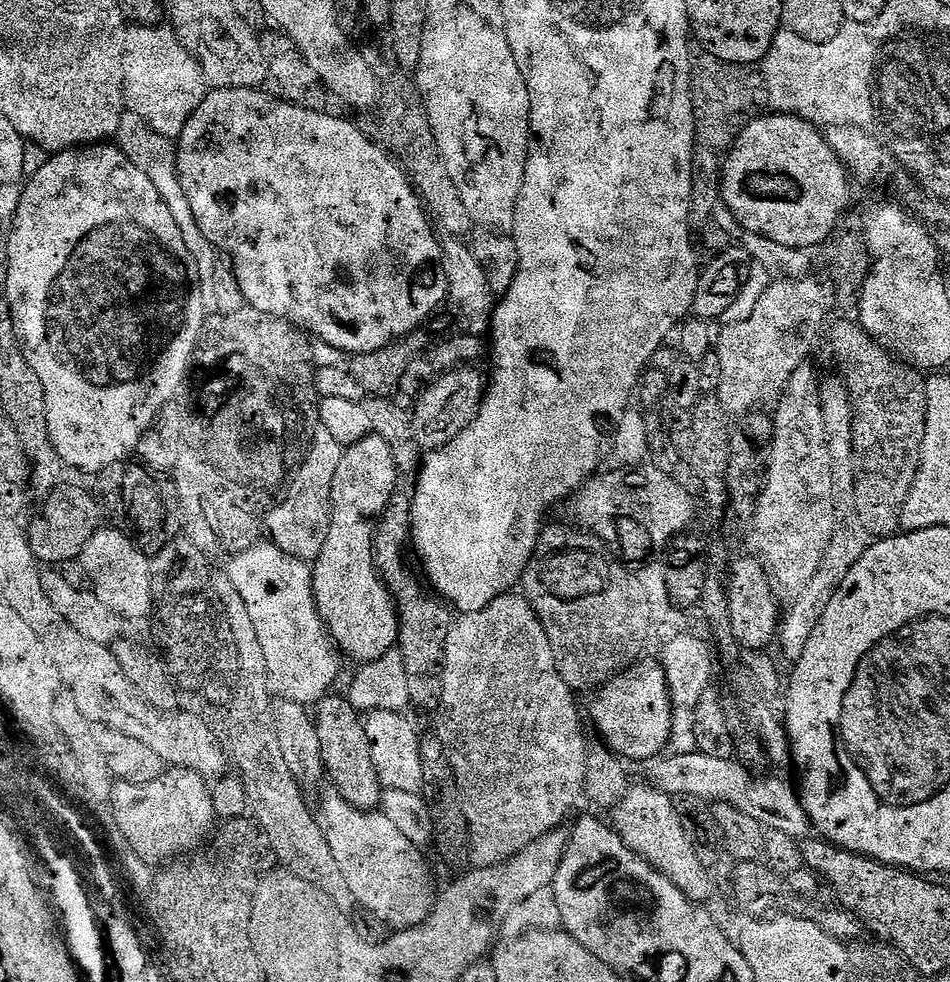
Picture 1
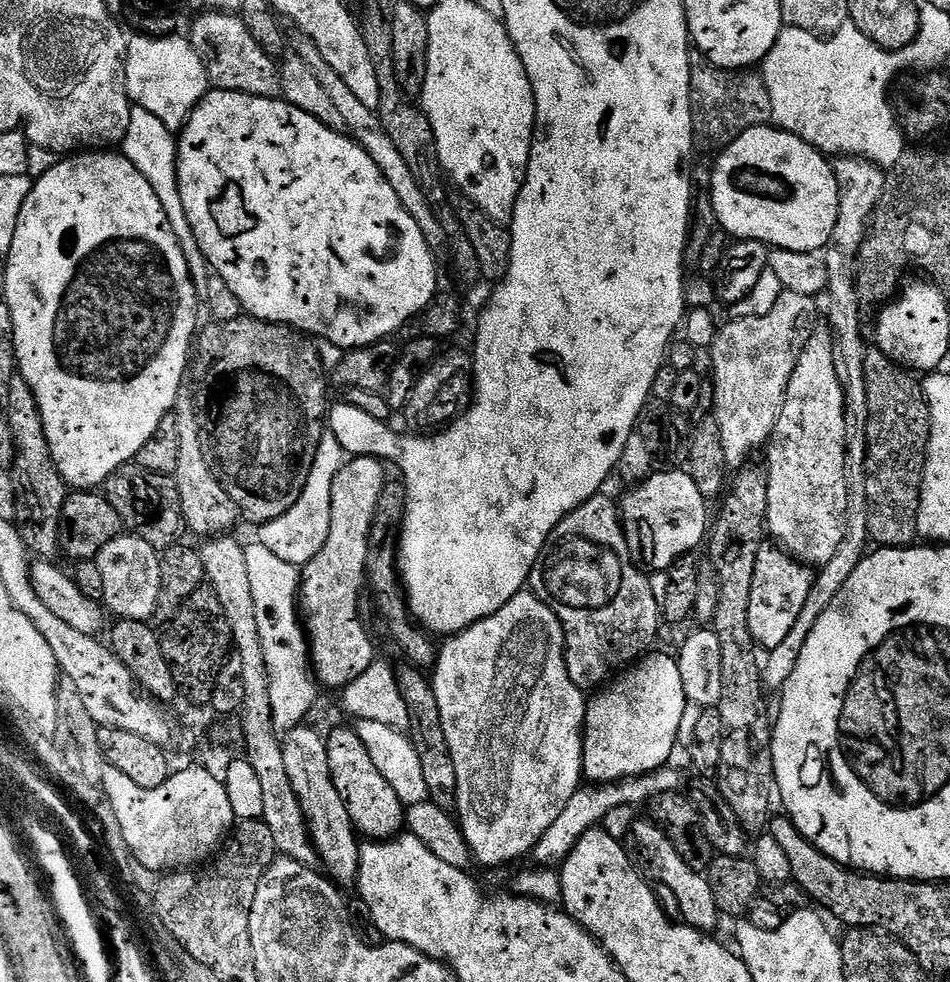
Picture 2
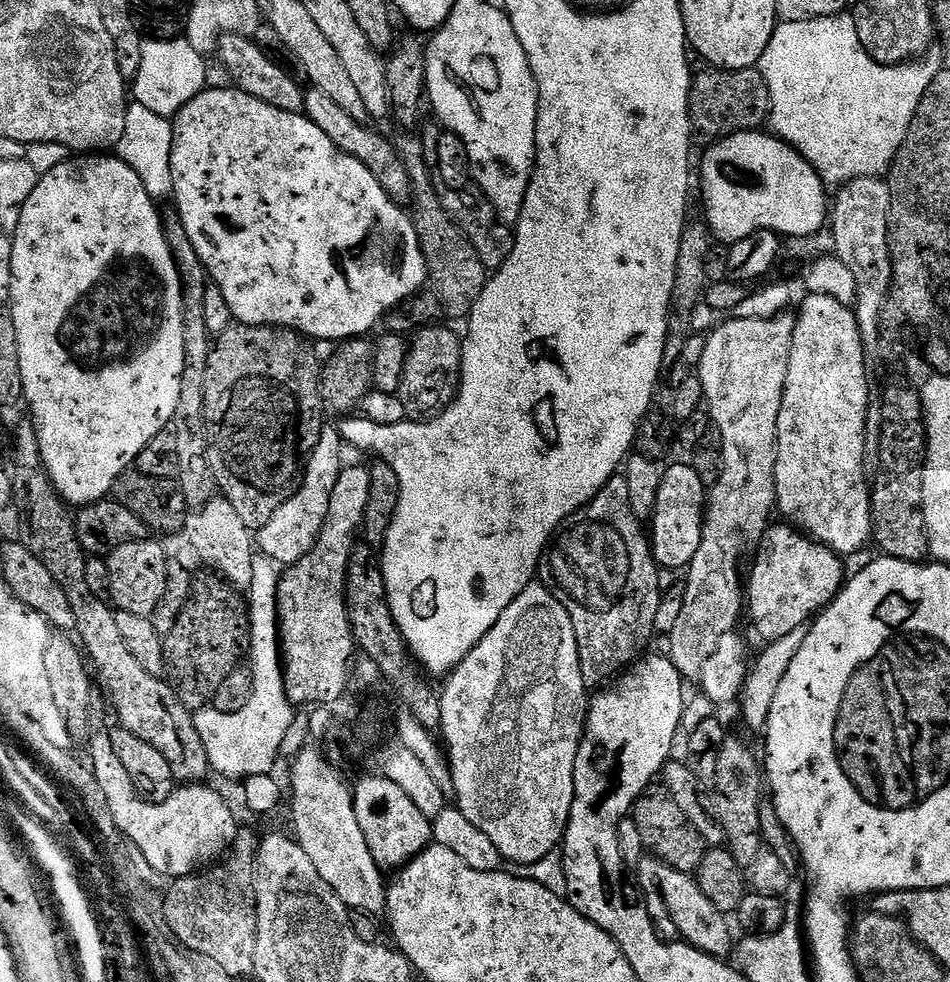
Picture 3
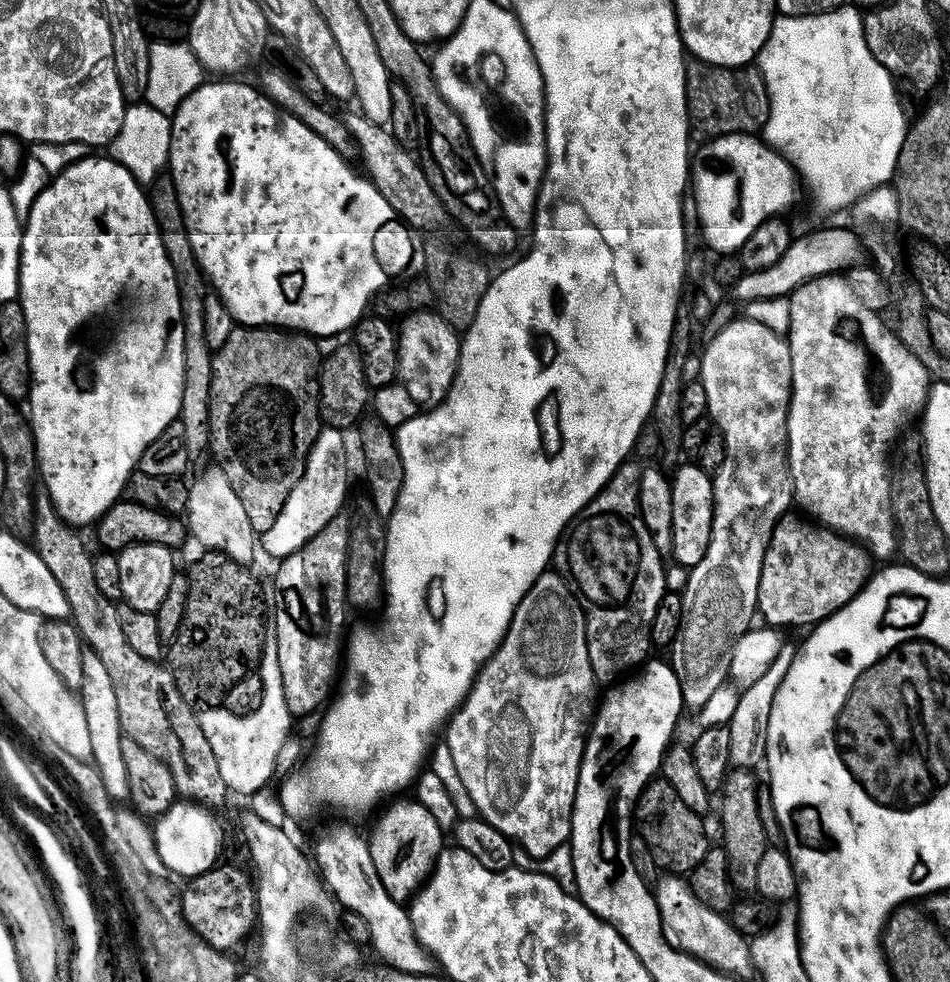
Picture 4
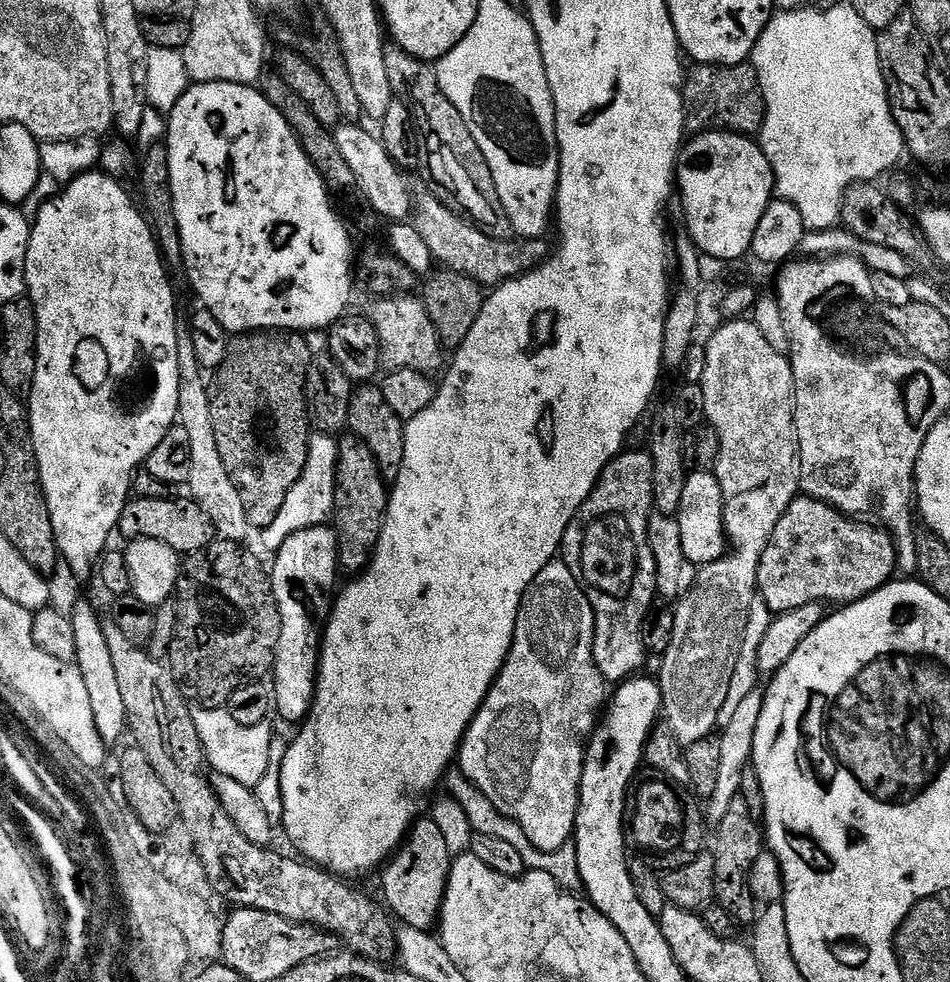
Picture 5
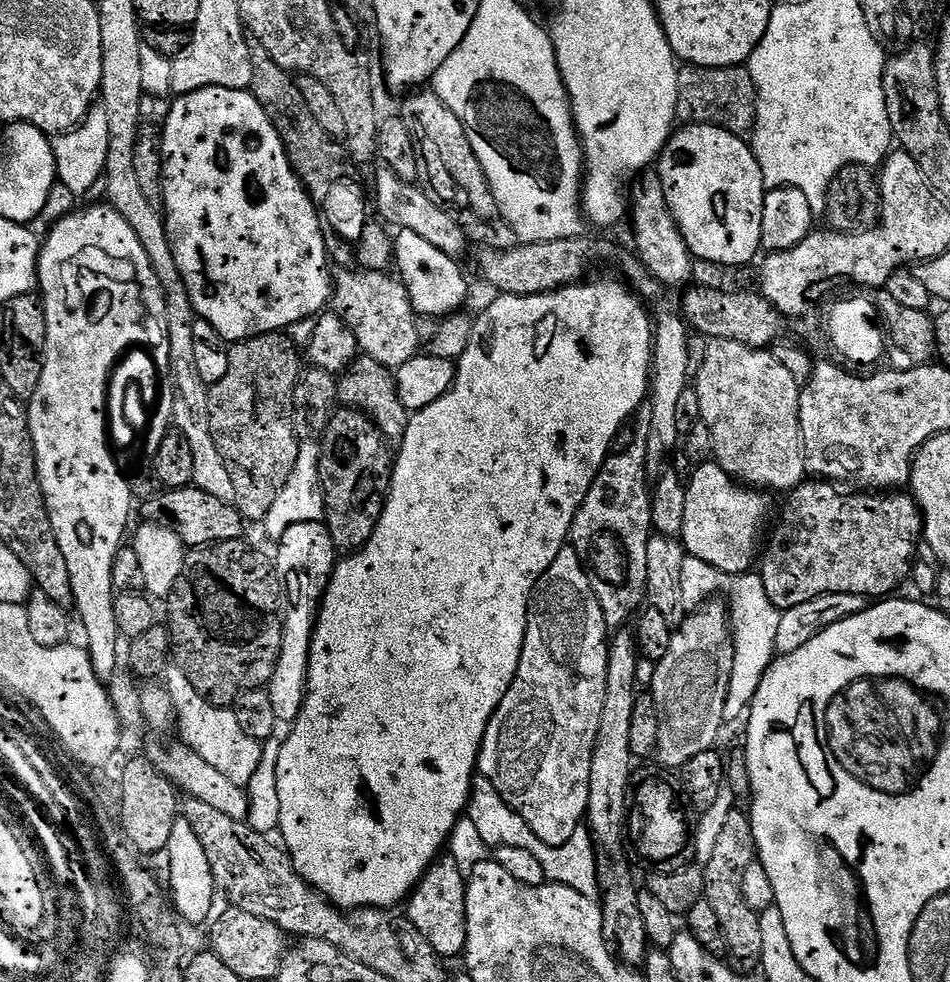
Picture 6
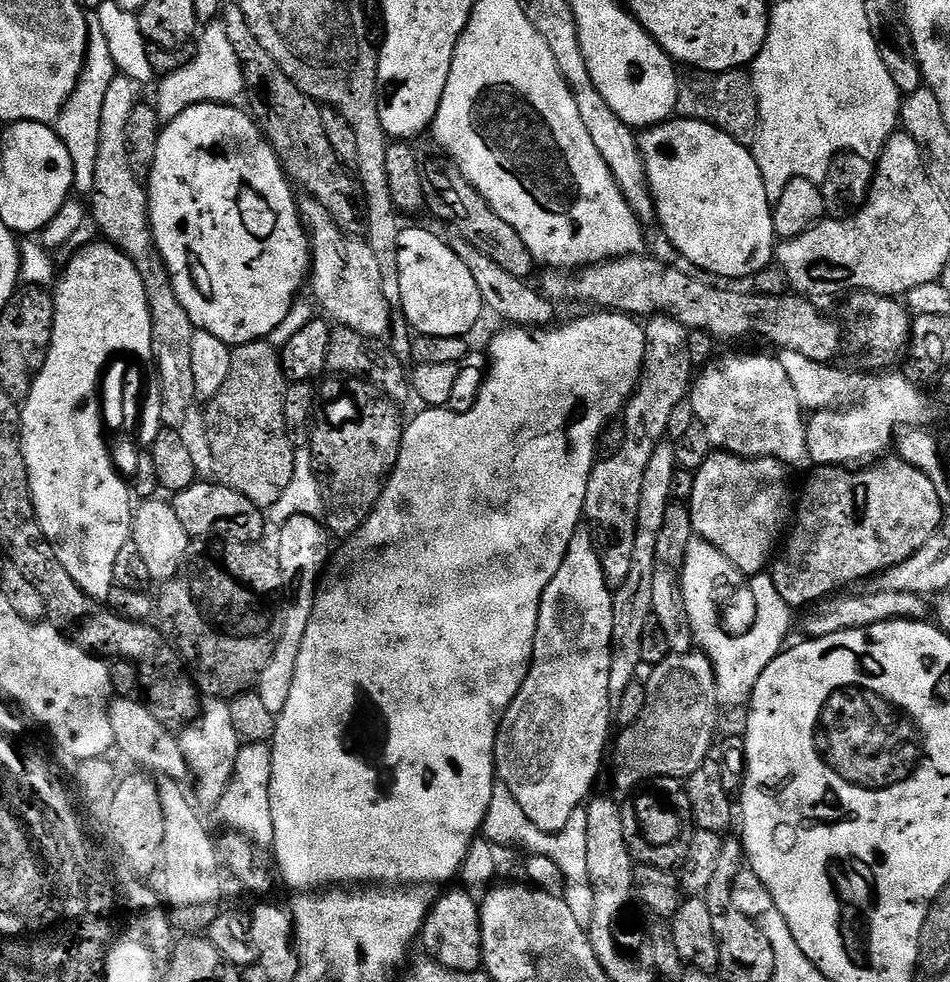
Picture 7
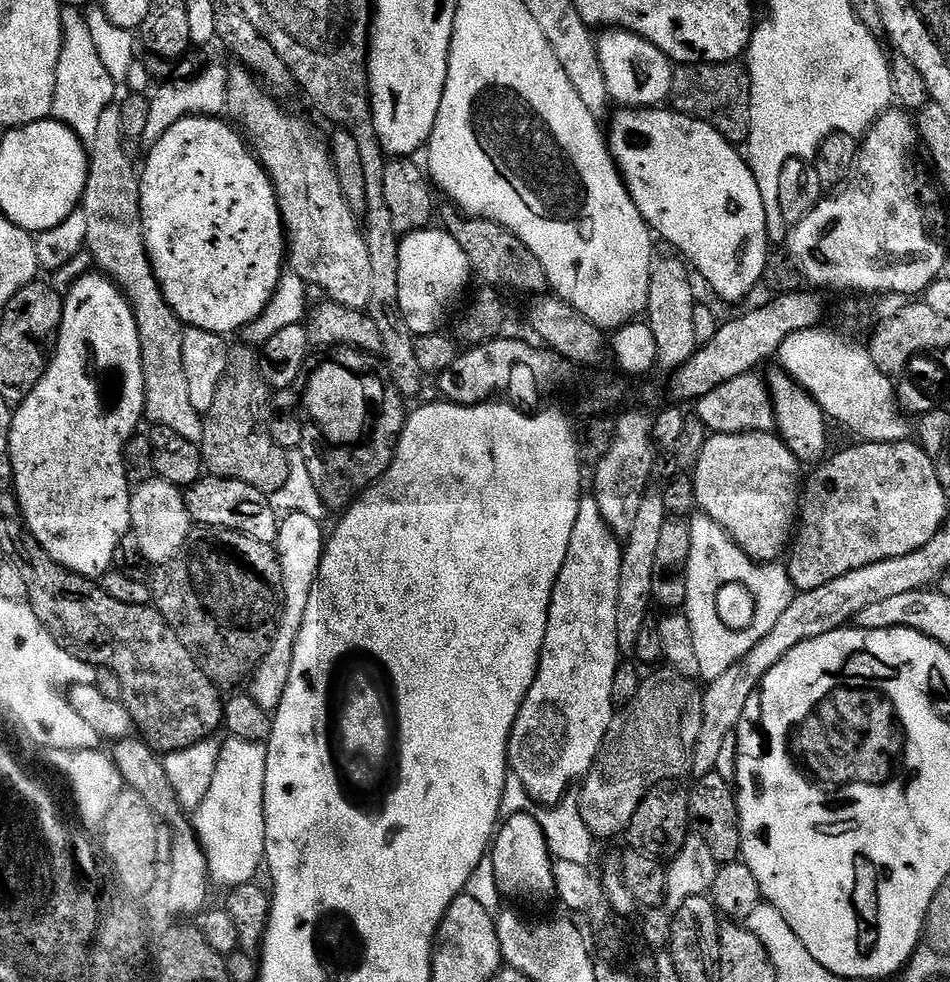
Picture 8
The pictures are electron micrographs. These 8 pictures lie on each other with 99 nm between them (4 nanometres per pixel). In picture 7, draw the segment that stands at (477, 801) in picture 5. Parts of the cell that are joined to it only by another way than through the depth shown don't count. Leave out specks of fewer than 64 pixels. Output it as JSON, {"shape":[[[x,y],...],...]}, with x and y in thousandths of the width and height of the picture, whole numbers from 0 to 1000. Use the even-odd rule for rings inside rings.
{"shape":[[[522,796],[518,800],[516,821],[509,830],[507,844],[508,850],[519,862],[527,862],[526,859],[533,858],[534,855],[540,855],[541,858],[557,864],[557,869],[581,875],[594,892],[592,914],[596,923],[600,923],[608,943],[616,946],[625,935],[625,906],[621,898],[621,886],[617,886],[618,832],[618,826],[614,822],[606,823],[591,847],[573,847],[566,841],[562,841],[562,837],[558,837],[554,829],[549,829],[549,821],[545,821],[545,817],[541,817],[541,809],[537,809],[537,800]]]}

